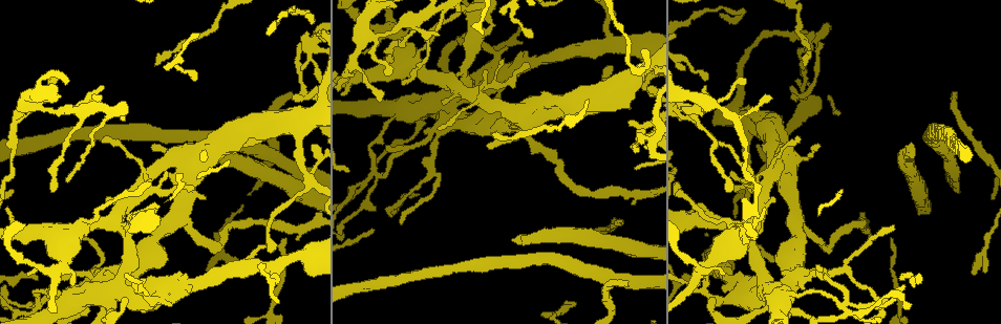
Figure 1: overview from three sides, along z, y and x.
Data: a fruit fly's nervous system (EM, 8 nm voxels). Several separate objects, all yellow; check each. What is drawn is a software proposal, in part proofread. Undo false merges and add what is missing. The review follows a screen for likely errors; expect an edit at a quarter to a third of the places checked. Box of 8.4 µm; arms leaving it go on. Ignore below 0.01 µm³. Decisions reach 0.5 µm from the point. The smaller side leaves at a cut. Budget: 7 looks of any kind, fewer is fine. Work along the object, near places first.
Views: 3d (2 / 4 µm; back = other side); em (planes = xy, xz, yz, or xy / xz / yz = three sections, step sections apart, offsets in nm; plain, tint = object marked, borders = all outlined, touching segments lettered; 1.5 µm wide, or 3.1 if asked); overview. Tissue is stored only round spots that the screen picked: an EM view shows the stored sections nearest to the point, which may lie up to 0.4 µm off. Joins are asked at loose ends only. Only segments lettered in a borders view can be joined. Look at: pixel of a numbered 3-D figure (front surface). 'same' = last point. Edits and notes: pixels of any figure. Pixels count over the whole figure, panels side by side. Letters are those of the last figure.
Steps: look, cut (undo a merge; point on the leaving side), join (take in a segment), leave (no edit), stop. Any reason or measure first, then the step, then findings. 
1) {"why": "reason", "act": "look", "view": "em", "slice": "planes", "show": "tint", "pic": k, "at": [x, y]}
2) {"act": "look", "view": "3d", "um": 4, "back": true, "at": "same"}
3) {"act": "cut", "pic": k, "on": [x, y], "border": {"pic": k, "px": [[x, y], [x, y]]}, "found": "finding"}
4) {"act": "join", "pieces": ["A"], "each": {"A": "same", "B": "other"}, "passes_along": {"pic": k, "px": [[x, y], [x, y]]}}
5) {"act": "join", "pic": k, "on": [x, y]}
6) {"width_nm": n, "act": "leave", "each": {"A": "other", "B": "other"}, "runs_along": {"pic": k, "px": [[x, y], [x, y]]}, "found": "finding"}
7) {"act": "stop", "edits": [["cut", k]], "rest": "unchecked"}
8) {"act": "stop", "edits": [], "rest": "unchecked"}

{"why": "sharp bend", "act": "look", "view": "3d", "um": 4, "pic": 1, "at": [829, 251]}

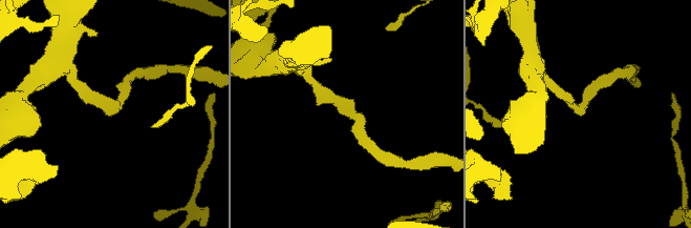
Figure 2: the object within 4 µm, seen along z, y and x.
{"arm_widths_nm": [170, 170], "act": "look", "view": "em", "slice": "xy", "step": 4, "show": "borders", "pic": 2, "at": [110, 109]}

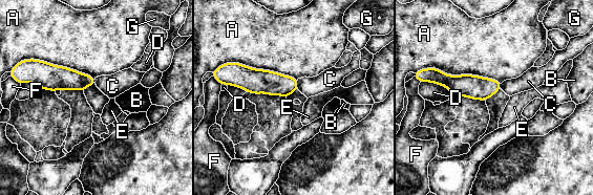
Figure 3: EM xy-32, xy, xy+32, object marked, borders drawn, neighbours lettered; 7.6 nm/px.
{"width_nm": 140, "act": "leave", "each": {"A": "other", "B": "other", "C": "other", "D": "other", "E": "other", "F": "other", "G": "other"}, "border": {"pic": 3, "px": [[414, 72], [439, 68], [501, 83]]}, "found": "one cell here"}

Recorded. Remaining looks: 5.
{"why": "tapers out", "act": "look", "view": "3d", "um": 4, "pic": 1, "at": [685, 66]}

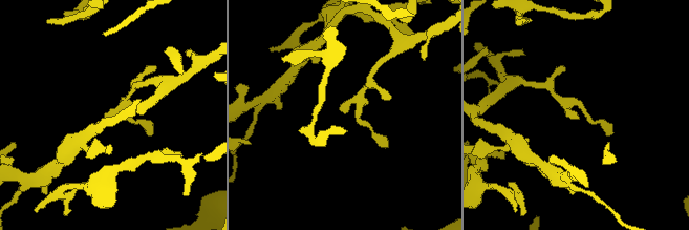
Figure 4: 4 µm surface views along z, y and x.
{"why": "need the tissue", "act": "look", "view": "em", "slice": "xz", "step": 4, "show": "borders", "pic": 4, "at": [345, 113]}

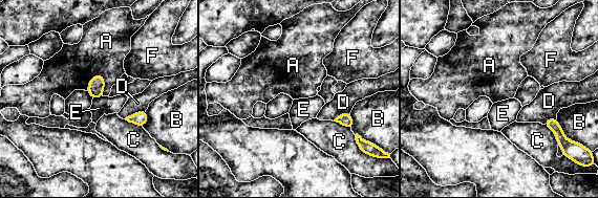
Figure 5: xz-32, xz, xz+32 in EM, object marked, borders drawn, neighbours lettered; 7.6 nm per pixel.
{"why": "cut it another way", "act": "look", "view": "em", "slice": "planes", "show": "borders", "at": "same"}

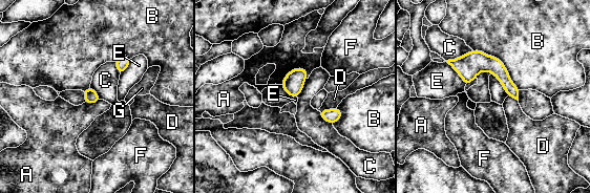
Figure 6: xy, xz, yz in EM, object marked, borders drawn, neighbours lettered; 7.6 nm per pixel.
{"act": "leave", "each": {"A": "other", "B": "other", "C": "other", "D": "other", "E": "other", "F": "other", "G": "other"}, "runs_along": {"pic": 6, "px": [[451, 62], [489, 63], [515, 95]]}, "found": "no lettered segment goes on from it"}

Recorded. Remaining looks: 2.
{"why": "tapers out", "act": "look", "view": "em", "slice": "xz", "step": 4, "show": "tint", "pic": 1, "at": [103, 87]}

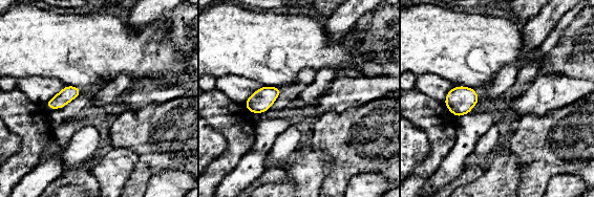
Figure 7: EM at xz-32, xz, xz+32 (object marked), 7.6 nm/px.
{"act": "look", "view": "em", "slice": "planes", "show": "borders", "at": "same"}

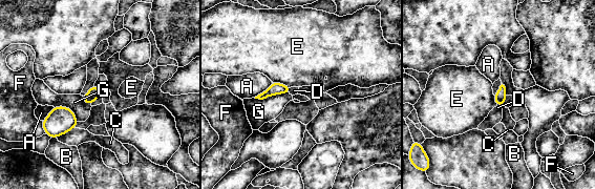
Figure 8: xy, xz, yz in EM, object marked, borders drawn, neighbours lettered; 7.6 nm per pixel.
{"act": "leave", "each": {"A": "other", "B": "other", "C": "other", "D": "other", "E": "other", "F": "other", "G": "other"}, "border": {"pic": 8, "px": [[272, 81], [287, 84], [290, 87]]}, "found": "no lettered segment goes on from it"}

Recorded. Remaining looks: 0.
{"act": "stop", "edits": [], "rest": "unchecked"}

